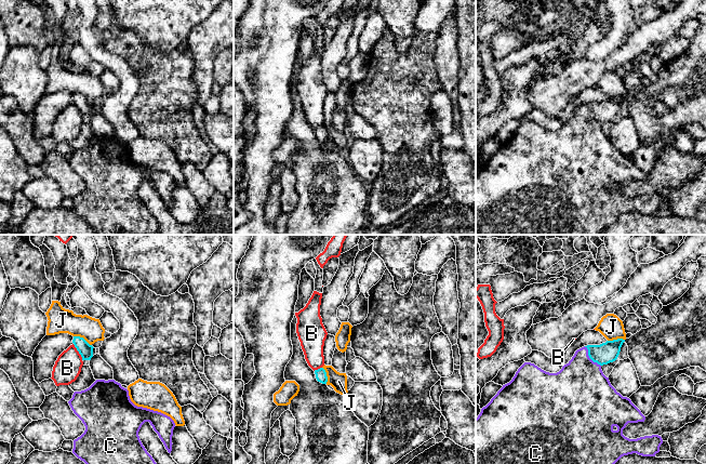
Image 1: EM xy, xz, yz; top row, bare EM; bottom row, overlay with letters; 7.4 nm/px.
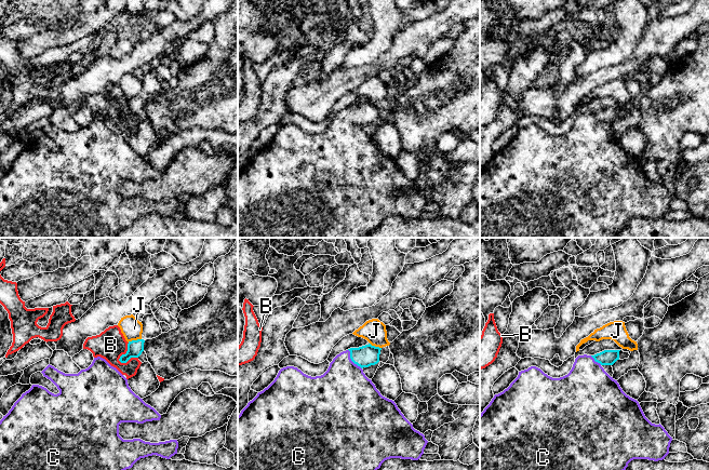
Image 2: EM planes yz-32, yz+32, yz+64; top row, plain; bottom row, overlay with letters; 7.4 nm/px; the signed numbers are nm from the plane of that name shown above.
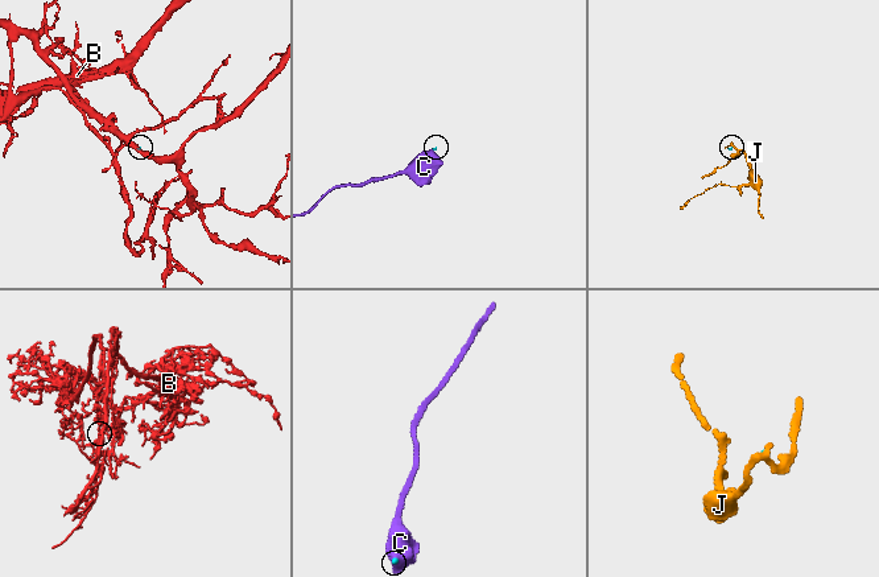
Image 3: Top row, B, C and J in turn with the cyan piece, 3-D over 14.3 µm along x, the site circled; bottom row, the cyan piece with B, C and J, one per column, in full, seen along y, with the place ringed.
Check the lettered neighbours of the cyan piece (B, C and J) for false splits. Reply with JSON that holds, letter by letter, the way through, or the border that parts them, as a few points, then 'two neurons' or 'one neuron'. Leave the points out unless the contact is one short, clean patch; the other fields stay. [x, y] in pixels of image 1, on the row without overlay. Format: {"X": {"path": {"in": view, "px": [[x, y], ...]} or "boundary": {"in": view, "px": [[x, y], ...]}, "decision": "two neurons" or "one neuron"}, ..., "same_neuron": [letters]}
{"B": {"boundary": {"in": "xy", "px": [[72, 102], [82, 117]]}, "decision": "two neurons"}, "C": {"path": {"in": "yz", "px": [[605, 110], [589, 115], [581, 137], [581, 147]]}, "decision": "one neuron"}, "J": {"boundary": {"in": "xy", "px": [[74, 93], [83, 95], [91, 103]]}, "decision": "two neurons"}, "same_neuron": ["C"]}

